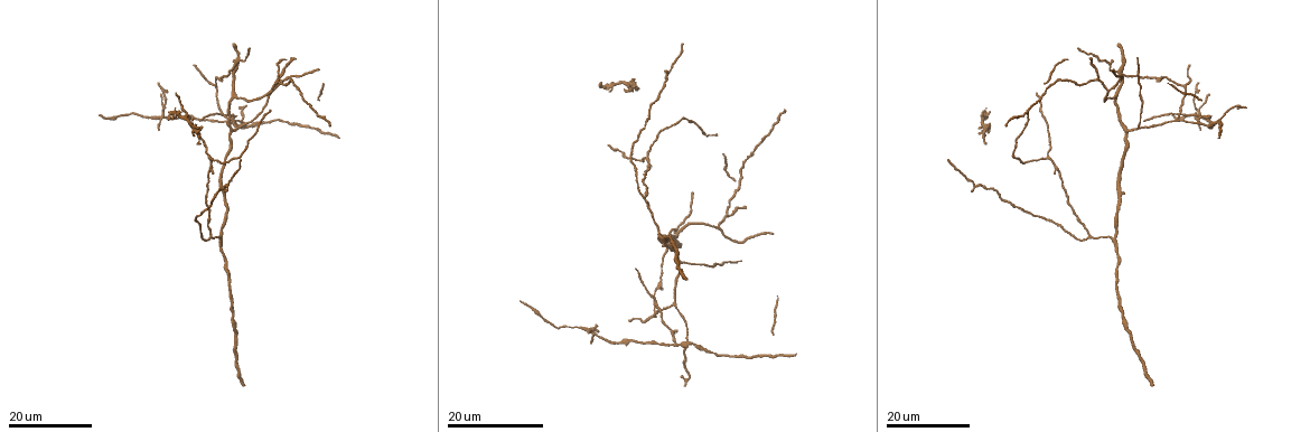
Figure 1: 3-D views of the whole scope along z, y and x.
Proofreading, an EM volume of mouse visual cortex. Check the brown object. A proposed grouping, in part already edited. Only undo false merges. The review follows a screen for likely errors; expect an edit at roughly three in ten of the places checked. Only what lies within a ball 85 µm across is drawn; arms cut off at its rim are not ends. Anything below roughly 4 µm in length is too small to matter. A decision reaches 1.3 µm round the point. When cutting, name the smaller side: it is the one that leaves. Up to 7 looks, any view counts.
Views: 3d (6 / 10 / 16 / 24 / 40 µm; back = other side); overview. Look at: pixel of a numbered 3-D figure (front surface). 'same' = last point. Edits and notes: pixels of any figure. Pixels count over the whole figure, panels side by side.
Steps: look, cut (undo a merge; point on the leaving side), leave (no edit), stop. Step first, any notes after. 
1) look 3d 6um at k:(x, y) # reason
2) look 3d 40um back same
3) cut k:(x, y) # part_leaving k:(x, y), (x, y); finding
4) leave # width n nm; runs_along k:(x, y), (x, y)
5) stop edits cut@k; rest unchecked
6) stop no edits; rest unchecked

look 3d 16um at 1:(224, 185) # sudden change in width

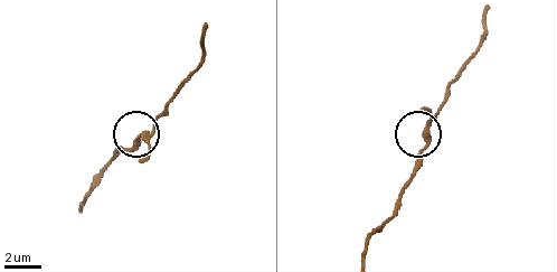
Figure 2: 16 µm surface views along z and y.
look 3d 10um at 2:(429, 126) # zoom in

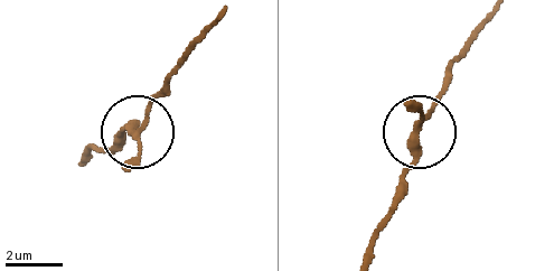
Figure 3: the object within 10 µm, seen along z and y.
leave # arms 3; runs_along 3:(364, 253), (418, 131), (447, 90); continuous, no second neuron

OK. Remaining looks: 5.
look 3d 24um at 1:(1105, 90) # a fork

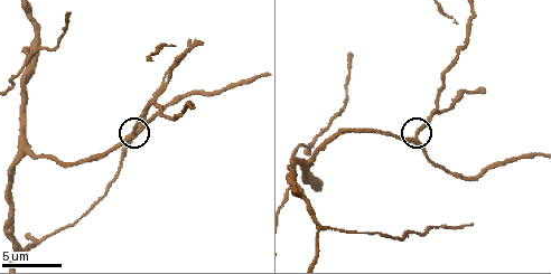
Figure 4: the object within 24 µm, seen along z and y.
look 3d 10um at 4:(134, 134) # zoom in

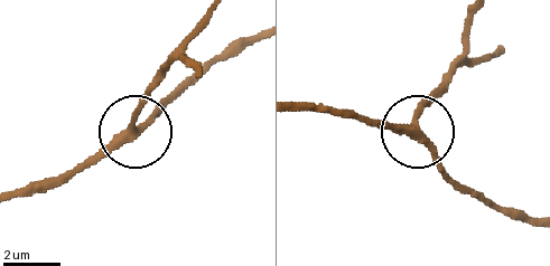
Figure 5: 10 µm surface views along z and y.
leave # side_arm 15 um; runs_along 5:(18, 198), (62, 186), (119, 148), (189, 77); continuous, no second neuron

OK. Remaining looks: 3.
look 3d 16um at 4:(303, 198) # three arms meet

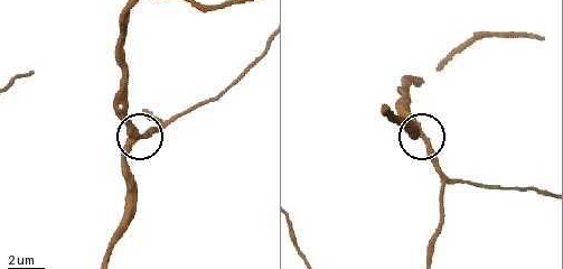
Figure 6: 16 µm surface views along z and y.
leave # side_arm 58 um; runs_along 6:(103, 257), (128, 198), (128, 154), (138, 135), (115, 110); one neuron here

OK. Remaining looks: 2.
stop no edits; rest unchecked

